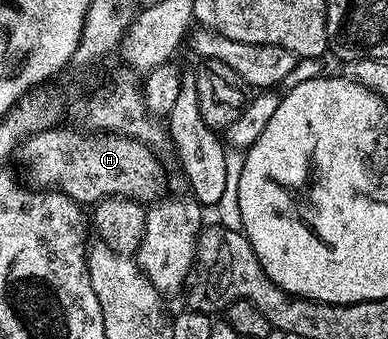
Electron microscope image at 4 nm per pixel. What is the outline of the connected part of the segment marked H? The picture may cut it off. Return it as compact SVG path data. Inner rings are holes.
M53 128L36 132L29 138L23 139L16 150L16 158L22 161L29 181L35 187L44 190L59 190L67 194L73 202L93 204L101 198L131 198L143 204L153 203L163 197L166 186L166 170L157 158L155 151L145 142L134 138L126 138L122 134L104 134L101 132L81 132L73 134L70 130Z

